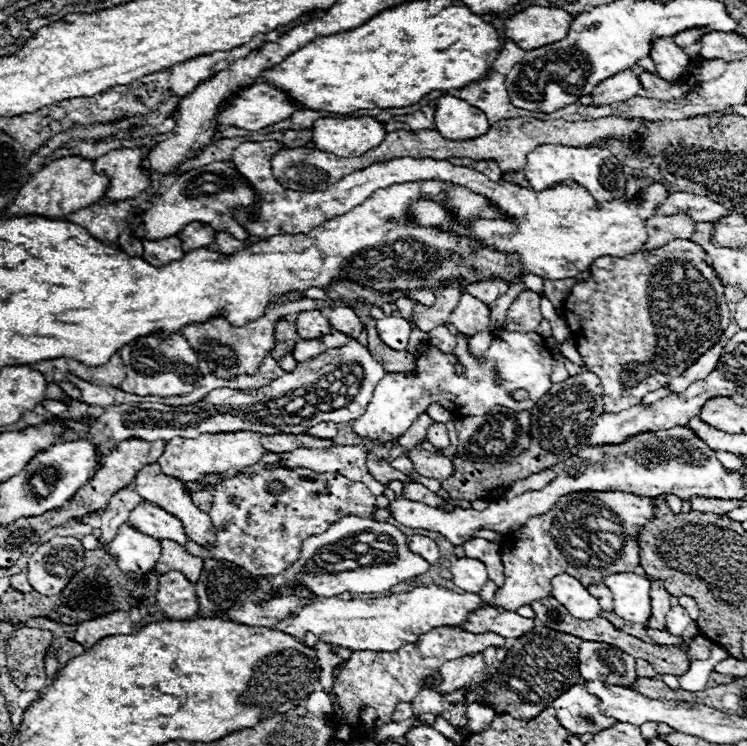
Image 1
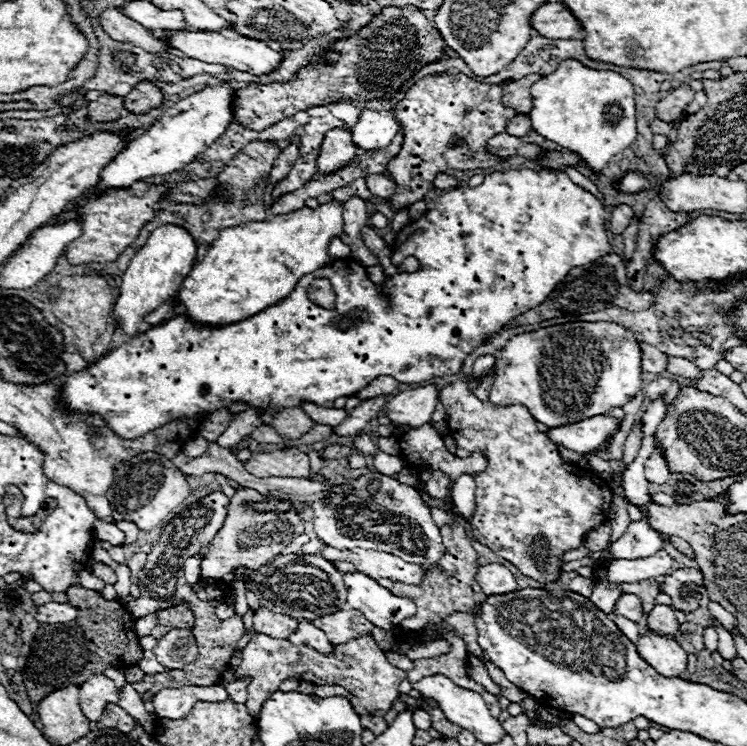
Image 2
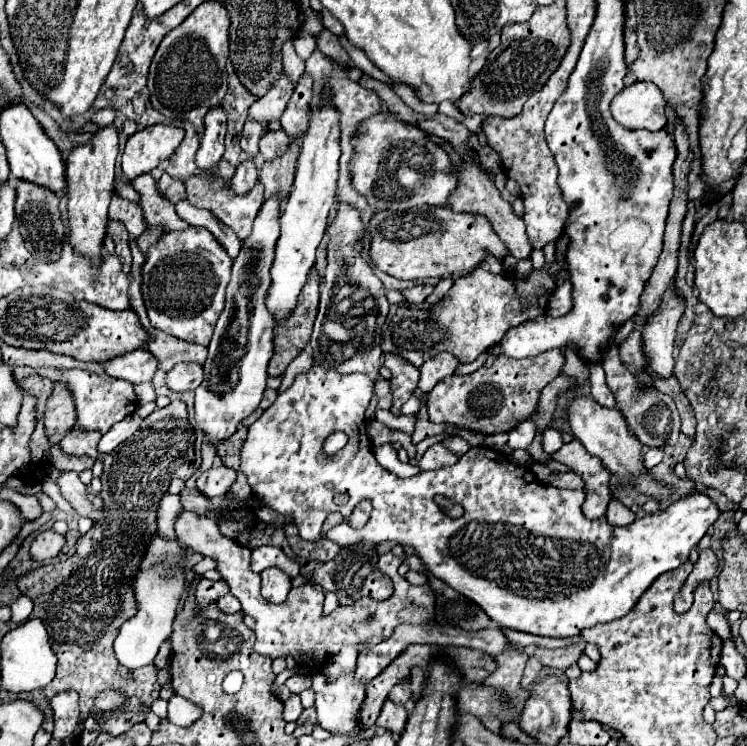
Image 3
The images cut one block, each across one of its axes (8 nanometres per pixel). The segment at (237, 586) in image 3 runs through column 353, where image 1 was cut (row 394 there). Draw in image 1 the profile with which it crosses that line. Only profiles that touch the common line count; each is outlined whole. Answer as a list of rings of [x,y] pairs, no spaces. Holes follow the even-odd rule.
[[[680,238],[626,258],[600,256],[590,266],[592,278],[572,288],[564,304],[564,318],[580,356],[602,382],[606,412],[638,406],[640,398],[652,392],[656,372],[676,378],[724,334],[730,324],[724,286],[712,276],[704,256],[700,246]]]

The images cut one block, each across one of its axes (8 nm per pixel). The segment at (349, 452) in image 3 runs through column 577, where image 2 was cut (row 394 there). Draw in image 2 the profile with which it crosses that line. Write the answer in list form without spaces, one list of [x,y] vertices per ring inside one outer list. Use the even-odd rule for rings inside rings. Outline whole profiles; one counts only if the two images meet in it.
[[[568,322],[534,332],[524,332],[506,342],[496,358],[496,378],[490,392],[490,402],[510,406],[514,402],[526,406],[538,422],[548,428],[582,422],[584,418],[606,414],[612,408],[628,404],[642,388],[640,344],[634,334],[622,326],[600,326],[614,322]]]

